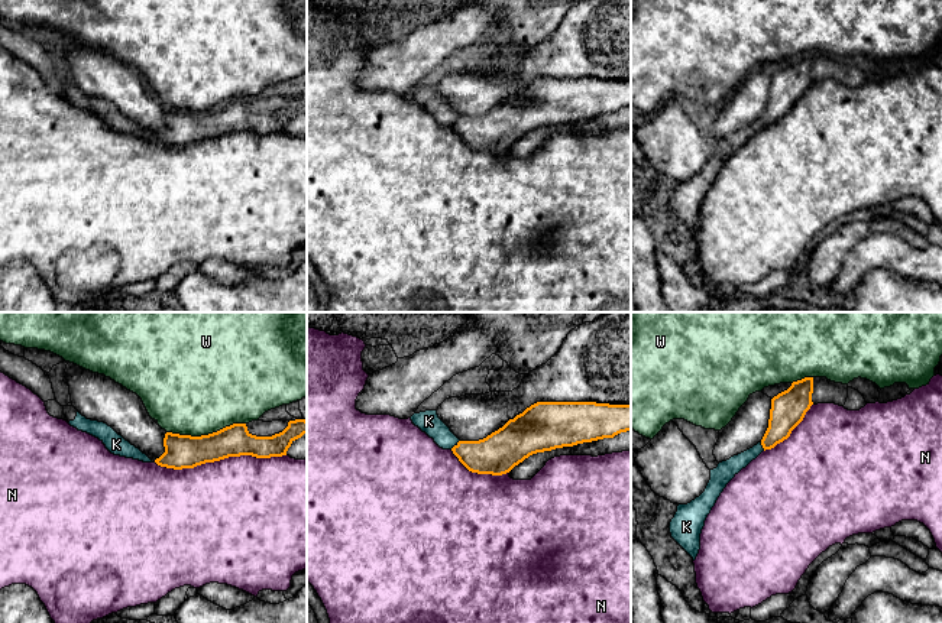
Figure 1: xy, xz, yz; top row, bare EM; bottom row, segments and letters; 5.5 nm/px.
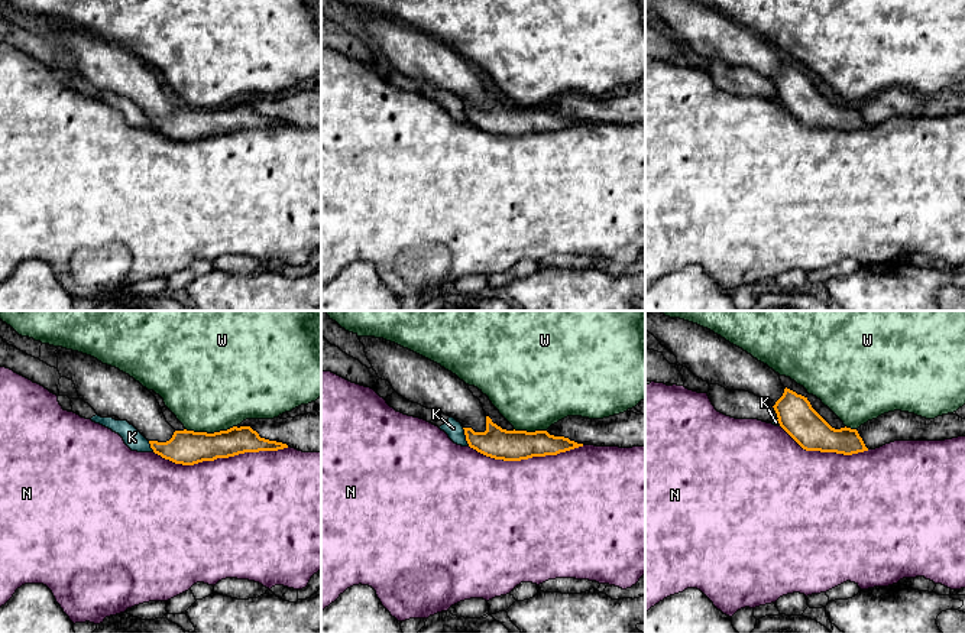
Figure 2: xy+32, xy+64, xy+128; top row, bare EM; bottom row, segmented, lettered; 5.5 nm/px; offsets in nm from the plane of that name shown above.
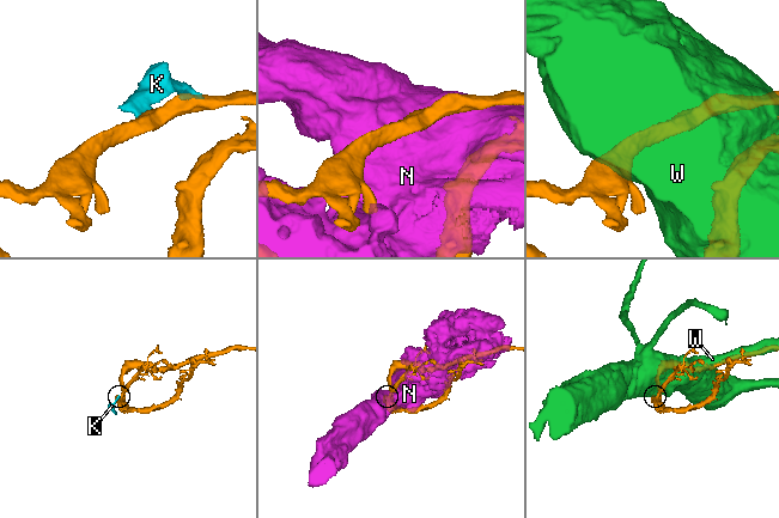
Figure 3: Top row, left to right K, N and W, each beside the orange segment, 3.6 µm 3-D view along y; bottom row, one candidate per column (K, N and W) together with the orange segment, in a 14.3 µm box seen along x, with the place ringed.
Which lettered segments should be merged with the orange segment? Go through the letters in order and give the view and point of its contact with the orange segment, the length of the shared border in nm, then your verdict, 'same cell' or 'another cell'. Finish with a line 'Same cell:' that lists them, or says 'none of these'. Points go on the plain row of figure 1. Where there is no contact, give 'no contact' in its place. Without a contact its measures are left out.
K: meets orange in xz at (455, 122); contact 80 nm long; another cell
N: meets orange in xy at (220, 135); contact 750 nm long; another cell
W: meets orange in xy at (206, 112); contact 440 nm long; another cell
Same cell: none of these

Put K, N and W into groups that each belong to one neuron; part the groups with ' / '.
K / N / W

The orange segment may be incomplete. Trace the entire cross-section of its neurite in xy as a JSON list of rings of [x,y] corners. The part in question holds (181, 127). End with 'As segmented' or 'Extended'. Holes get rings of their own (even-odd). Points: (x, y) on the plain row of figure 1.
[[[289,97],[288,103],[272,113],[256,113],[246,100],[233,100],[217,108],[191,113],[166,108],[165,129],[155,136],[161,143],[182,146],[229,133],[252,132],[271,134],[287,132],[291,120],[307,110],[307,97]]]. As segmented

